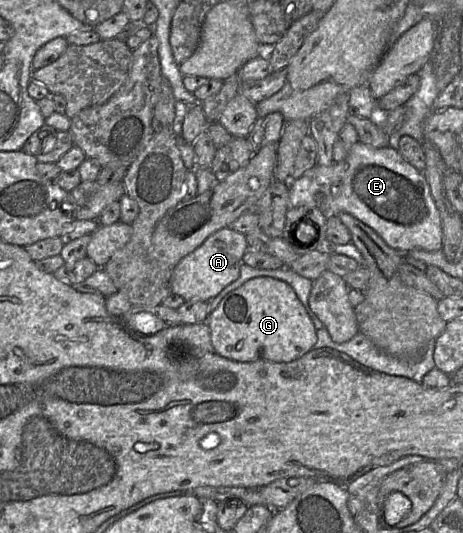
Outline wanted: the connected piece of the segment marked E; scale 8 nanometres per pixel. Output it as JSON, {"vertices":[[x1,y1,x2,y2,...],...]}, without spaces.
{"vertices":[[356,142,341,162,330,166,315,164,299,177,289,176,284,181,288,186,290,207,310,206,321,210,326,216,347,213,371,227,392,249,408,253,414,249,438,251,442,249,443,232,440,211,423,174,410,165,393,146,374,148]]}

